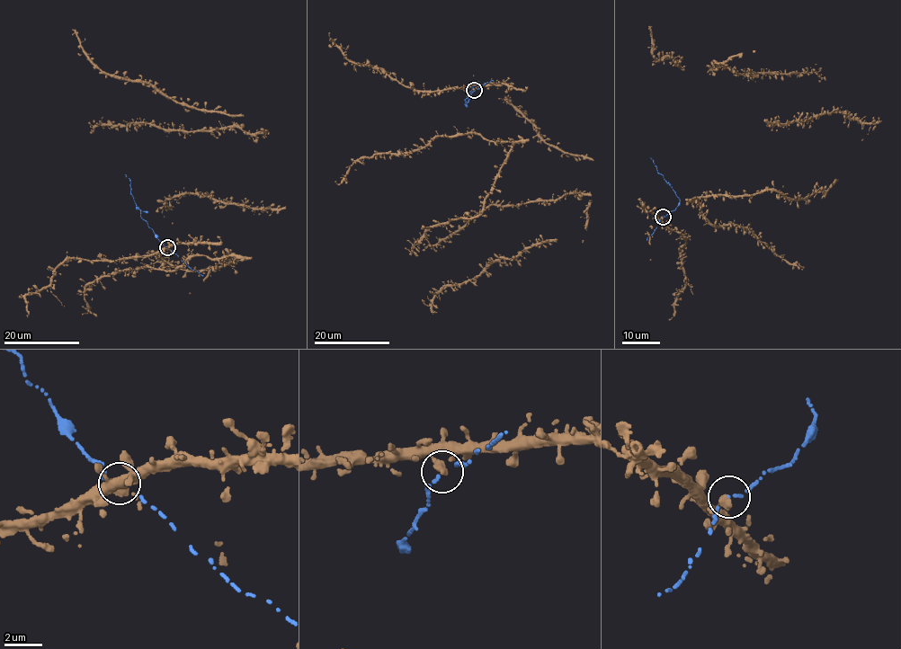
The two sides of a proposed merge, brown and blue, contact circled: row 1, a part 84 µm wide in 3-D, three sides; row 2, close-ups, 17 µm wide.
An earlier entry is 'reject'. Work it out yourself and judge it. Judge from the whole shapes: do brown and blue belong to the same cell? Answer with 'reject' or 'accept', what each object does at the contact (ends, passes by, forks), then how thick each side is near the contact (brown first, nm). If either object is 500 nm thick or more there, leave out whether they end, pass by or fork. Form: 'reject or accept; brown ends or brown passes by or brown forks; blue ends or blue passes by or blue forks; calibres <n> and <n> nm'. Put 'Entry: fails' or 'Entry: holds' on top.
Entry: fails
accept; calibres 500 and 140 nm

